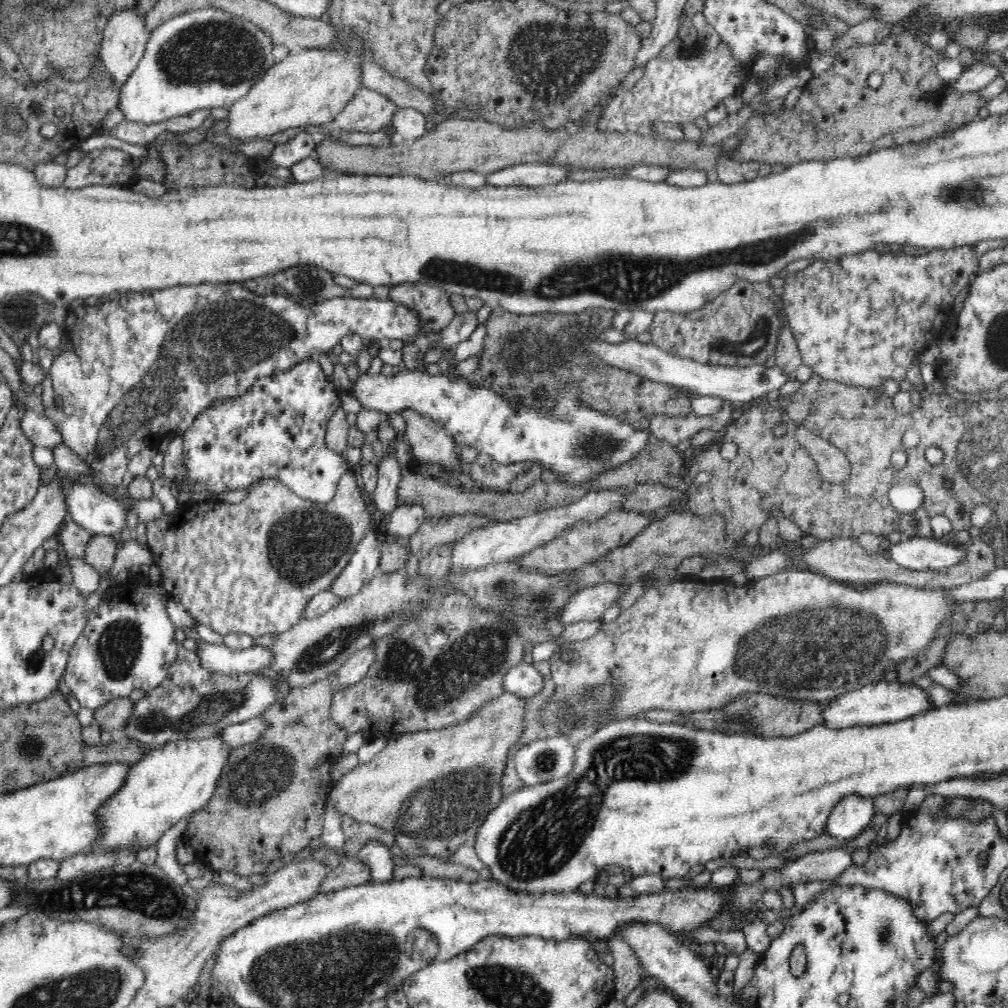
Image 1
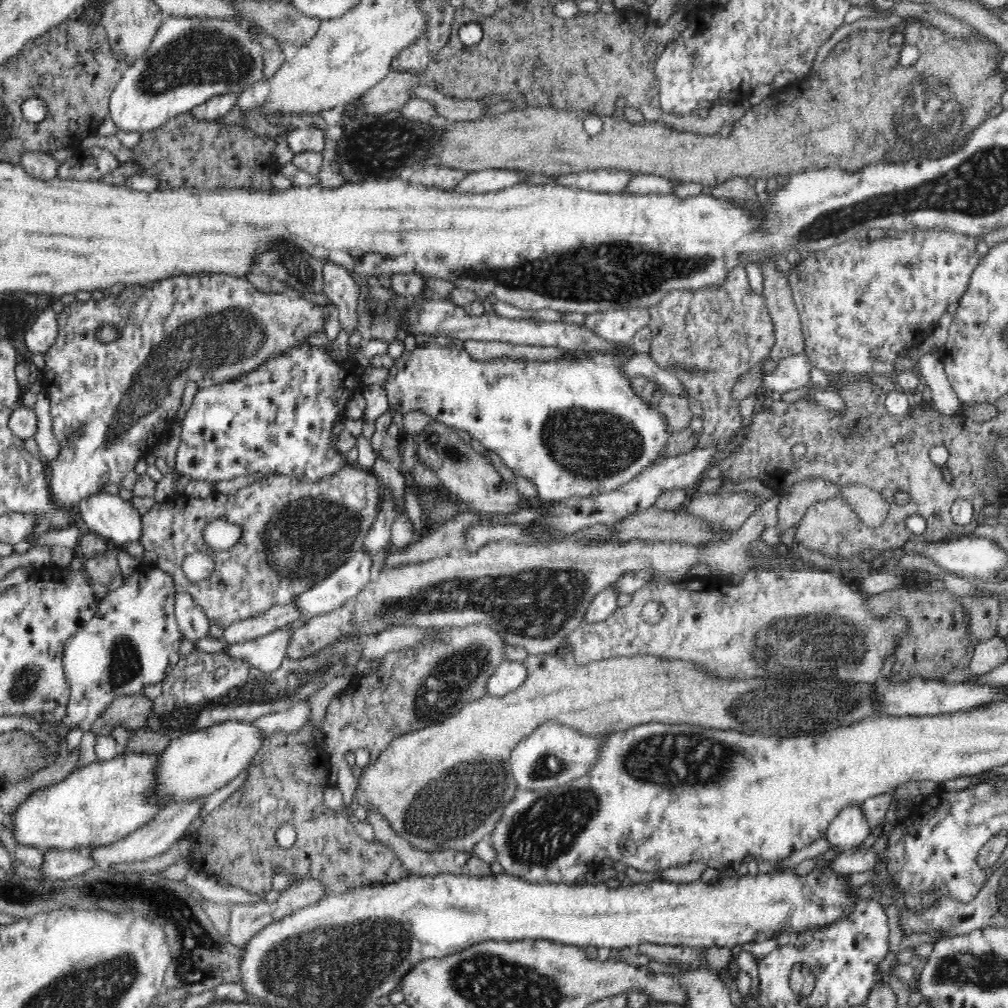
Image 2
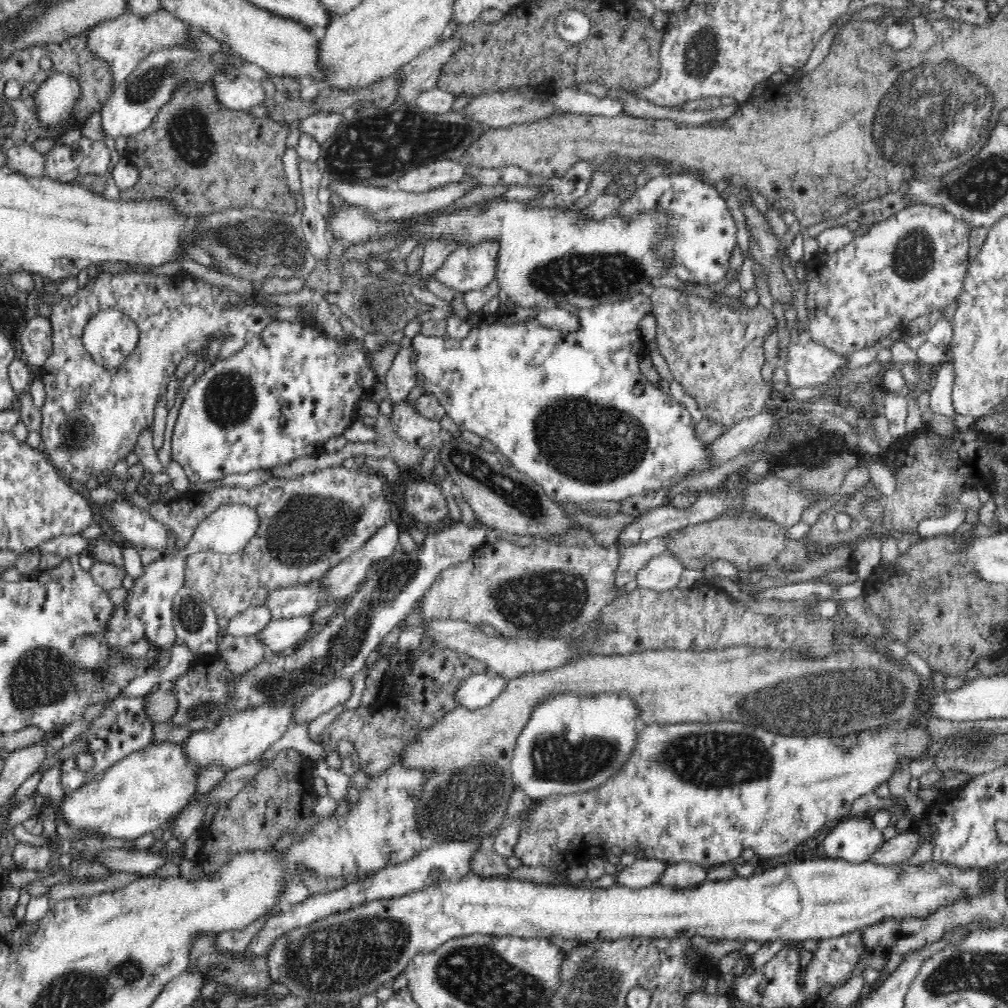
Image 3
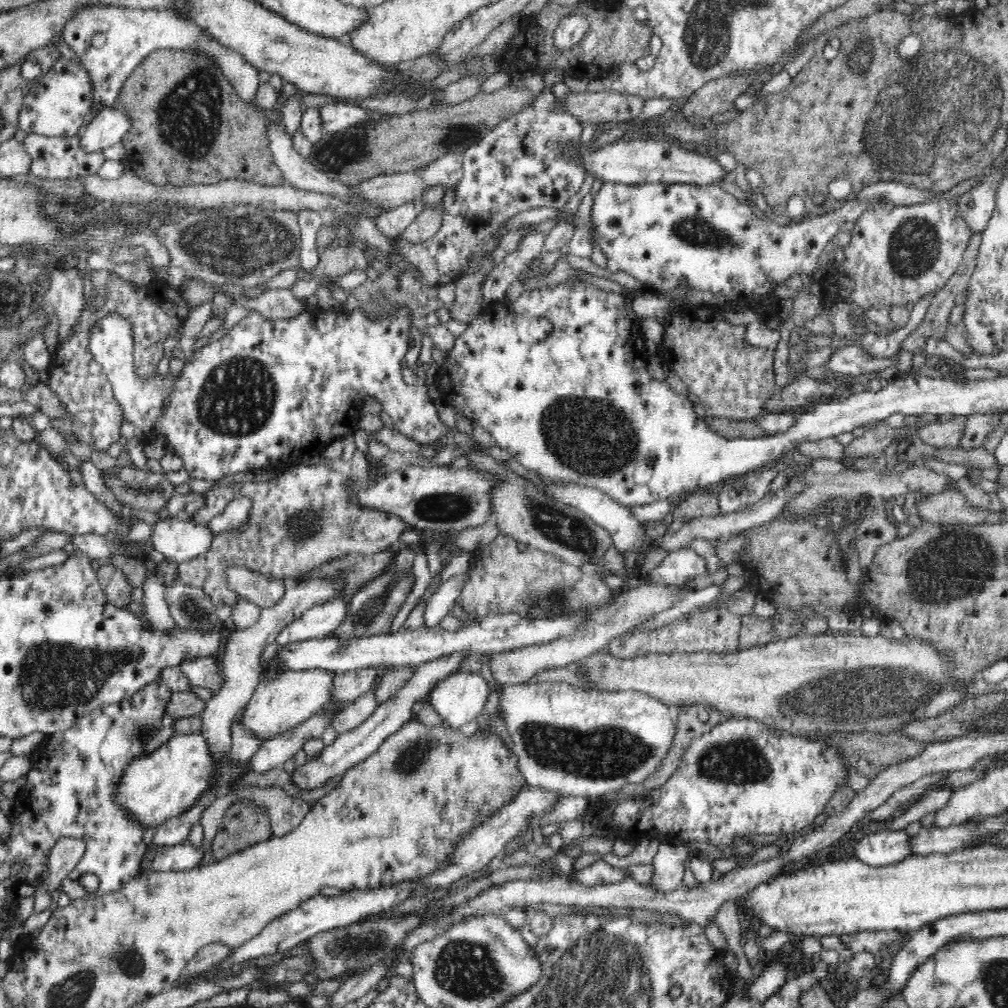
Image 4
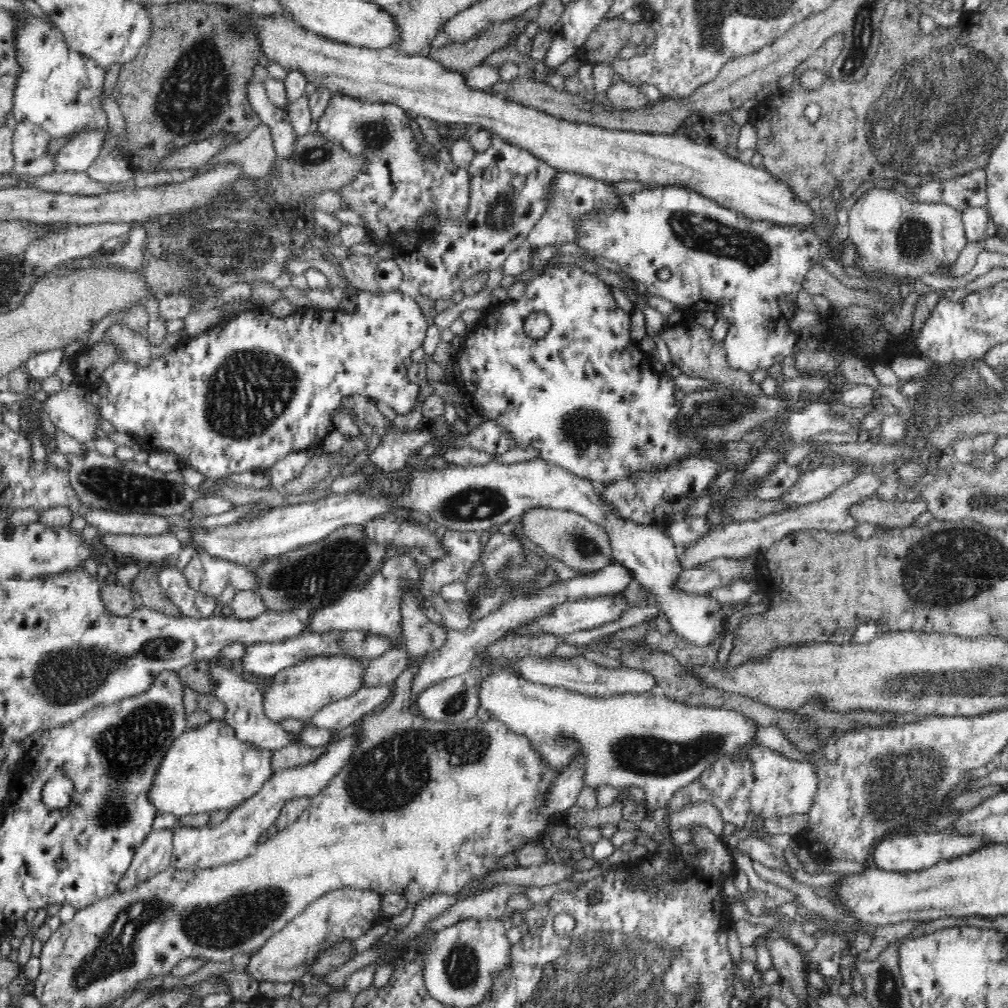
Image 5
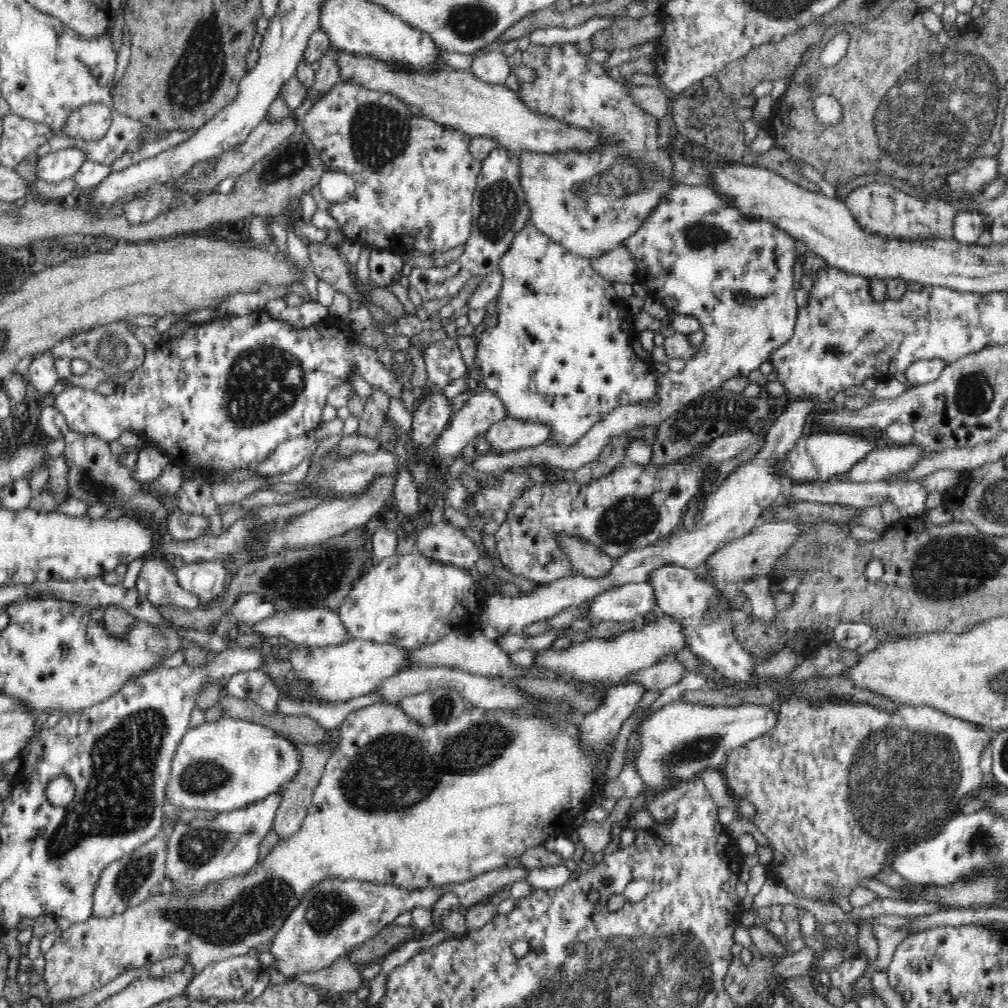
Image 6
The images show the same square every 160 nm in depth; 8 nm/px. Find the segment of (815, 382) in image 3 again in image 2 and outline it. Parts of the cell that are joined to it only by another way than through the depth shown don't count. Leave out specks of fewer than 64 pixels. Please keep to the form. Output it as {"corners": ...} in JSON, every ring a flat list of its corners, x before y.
{"corners":[[800,352,784,357,773,372,764,371,761,374,761,386,767,388,768,393,773,391,788,391,802,388,810,382,808,373,814,368,813,362,809,360,809,354]]}

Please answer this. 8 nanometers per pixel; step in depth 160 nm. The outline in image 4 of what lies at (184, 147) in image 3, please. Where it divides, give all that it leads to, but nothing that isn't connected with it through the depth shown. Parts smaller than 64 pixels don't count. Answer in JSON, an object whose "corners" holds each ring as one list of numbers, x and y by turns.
{"corners":[[200,45,158,48,146,56,123,82,113,107,123,112,129,121,130,129,122,140,126,148,124,161,140,180,158,186,210,183,228,178,248,180,262,186,286,183,274,156,270,154,266,136,262,140,262,120,258,120,251,106,237,96,220,65]]}

